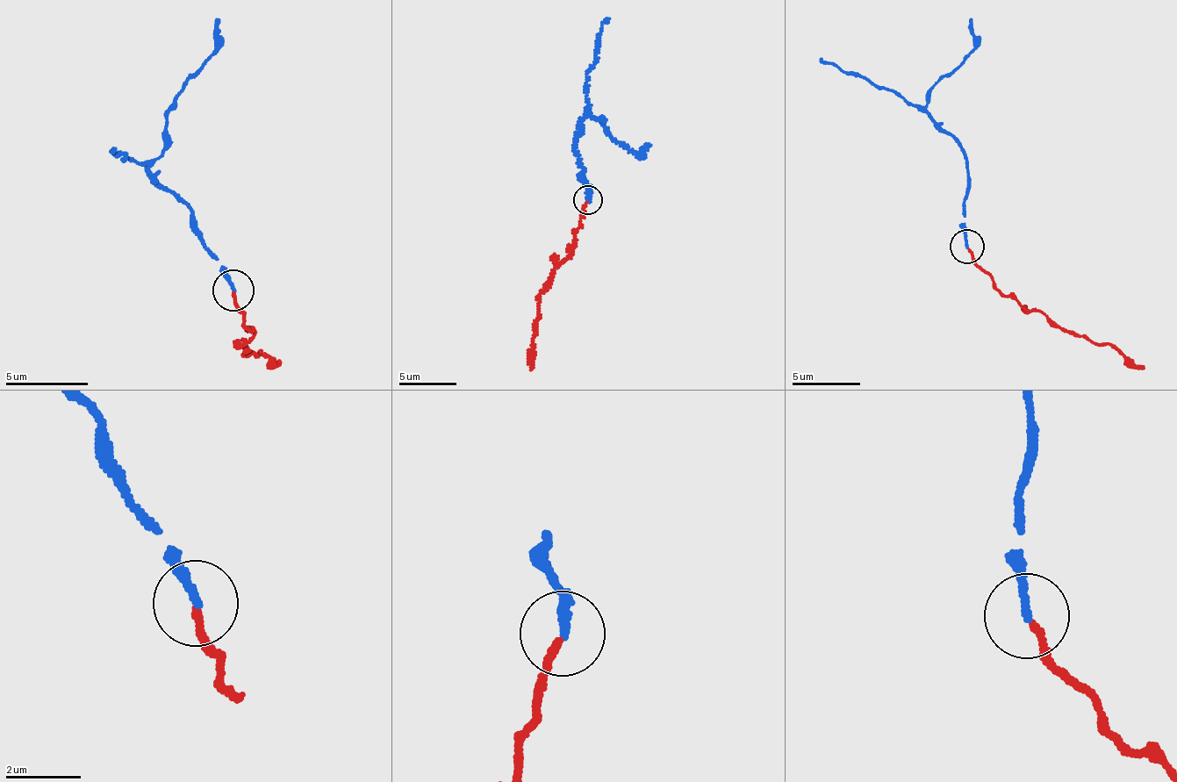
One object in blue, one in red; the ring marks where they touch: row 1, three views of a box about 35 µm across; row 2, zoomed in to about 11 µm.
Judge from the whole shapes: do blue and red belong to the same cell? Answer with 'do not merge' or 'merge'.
do not merge

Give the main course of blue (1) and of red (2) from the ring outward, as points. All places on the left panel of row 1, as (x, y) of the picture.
1: (232, 290), (192, 206), (161, 186), (151, 161), (166, 137), (174, 96), (218, 50), (220, 20)
2: (233, 292), (254, 332), (245, 338), (244, 353), (261, 348), (280, 362)

